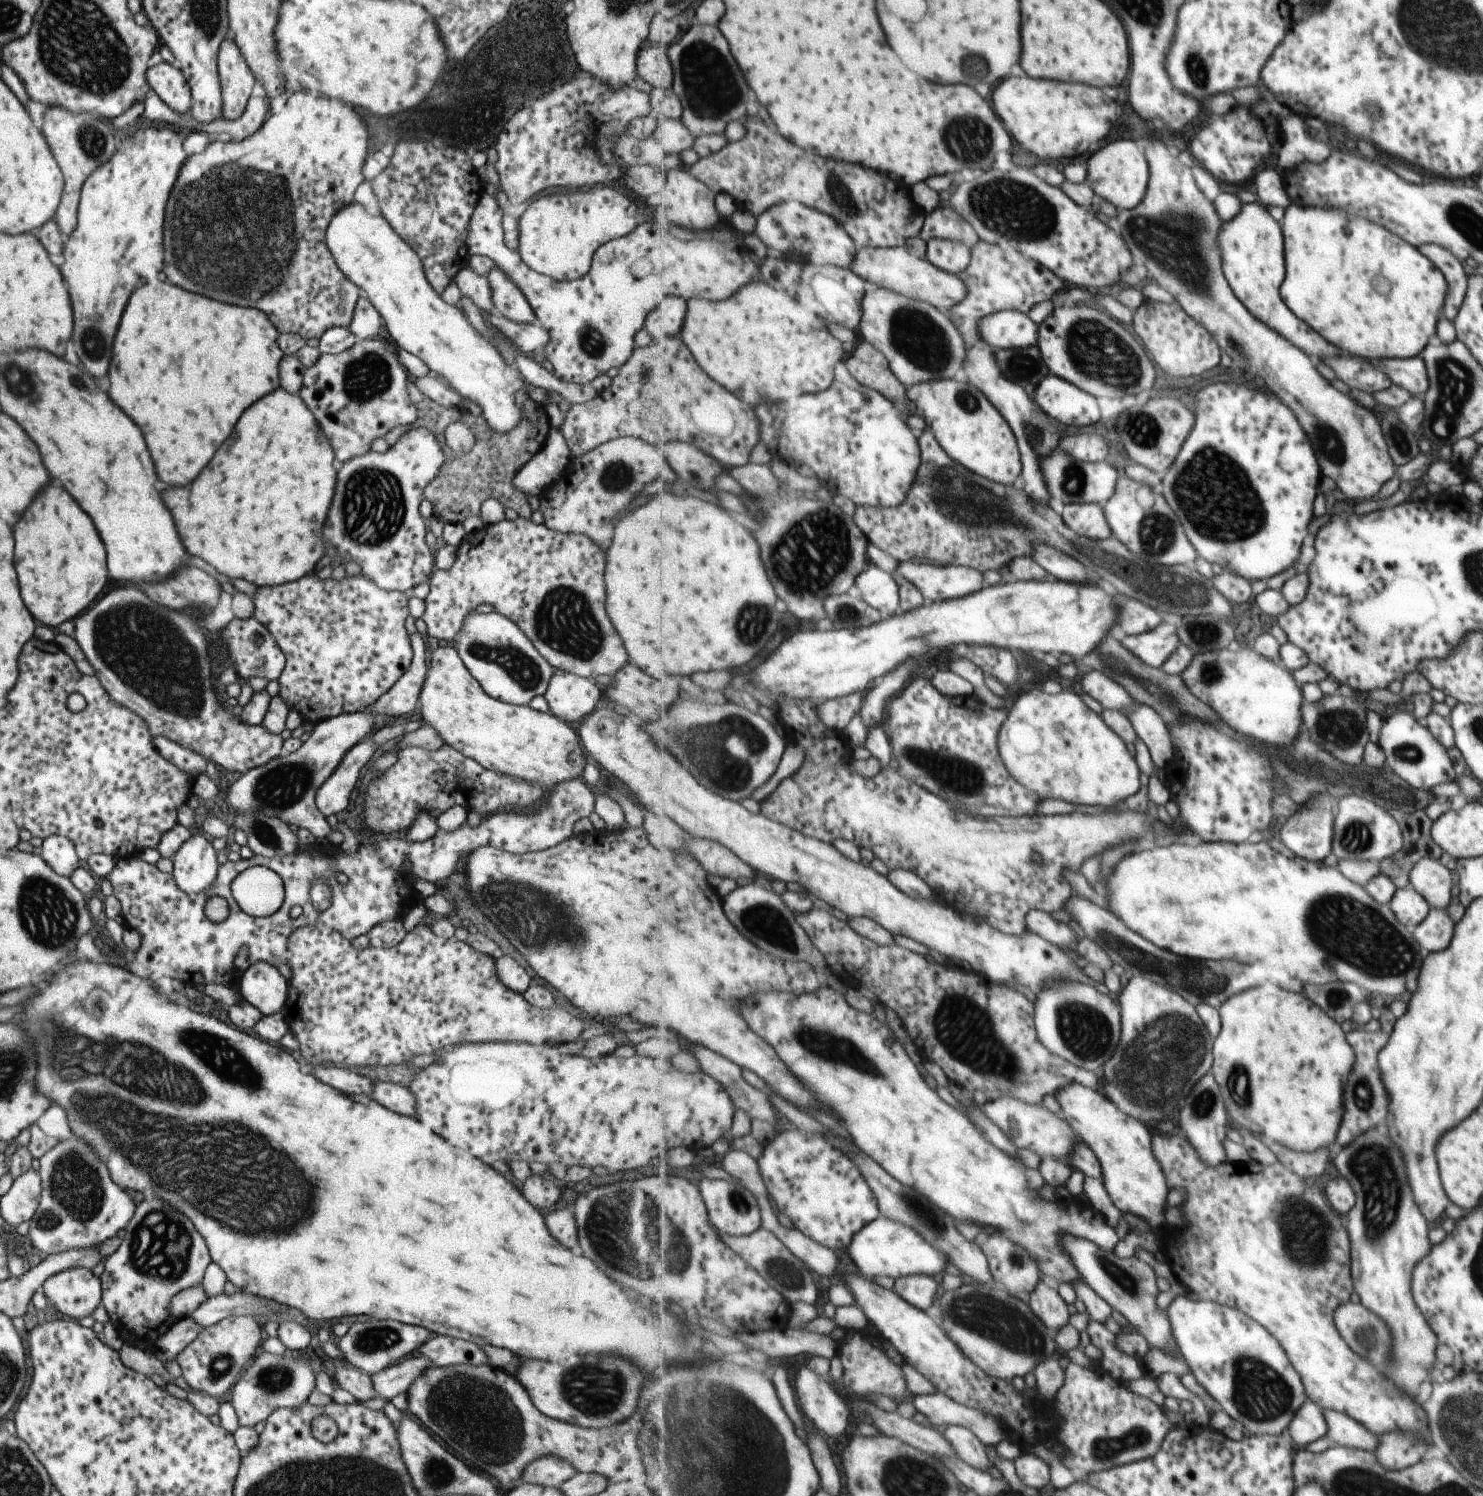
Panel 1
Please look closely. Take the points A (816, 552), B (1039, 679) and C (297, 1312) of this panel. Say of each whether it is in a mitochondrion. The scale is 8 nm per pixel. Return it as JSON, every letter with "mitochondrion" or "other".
{"A":"mitochondrion","B":"other","C":"other"}

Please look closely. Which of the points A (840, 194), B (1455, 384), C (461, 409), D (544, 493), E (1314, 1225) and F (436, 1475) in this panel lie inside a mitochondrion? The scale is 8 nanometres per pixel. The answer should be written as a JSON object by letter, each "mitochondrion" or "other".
{"A":"mitochondrion","B":"mitochondrion","C":"other","D":"other","E":"mitochondrion","F":"mitochondrion"}

